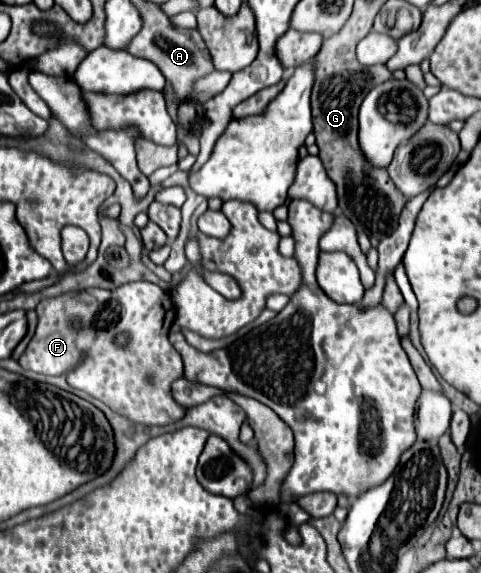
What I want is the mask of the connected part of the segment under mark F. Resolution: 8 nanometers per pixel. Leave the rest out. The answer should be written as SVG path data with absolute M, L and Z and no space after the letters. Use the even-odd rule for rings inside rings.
M129 282L115 290L89 288L57 298L47 298L39 302L35 312L39 316L39 324L27 350L19 358L21 368L47 376L65 376L69 386L105 402L111 410L127 416L131 422L139 422L145 426L163 426L177 422L185 416L187 410L171 396L173 380L183 376L183 362L179 352L171 346L167 338L169 328L175 320L173 302L167 290L159 288L153 282ZM123 332L129 336L129 340L127 344L119 346L115 340L117 334Z

